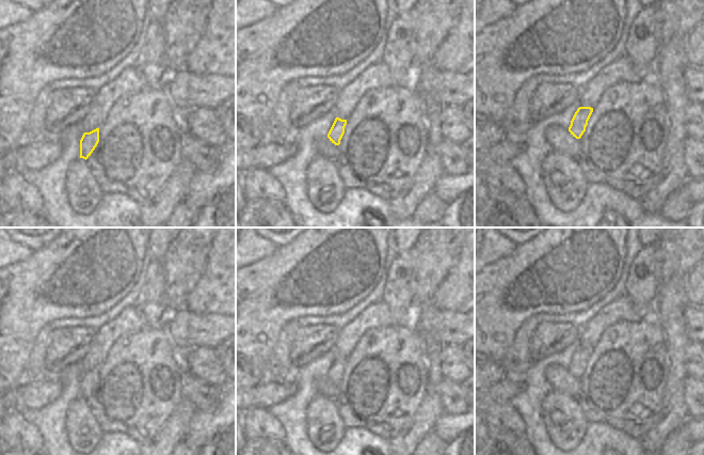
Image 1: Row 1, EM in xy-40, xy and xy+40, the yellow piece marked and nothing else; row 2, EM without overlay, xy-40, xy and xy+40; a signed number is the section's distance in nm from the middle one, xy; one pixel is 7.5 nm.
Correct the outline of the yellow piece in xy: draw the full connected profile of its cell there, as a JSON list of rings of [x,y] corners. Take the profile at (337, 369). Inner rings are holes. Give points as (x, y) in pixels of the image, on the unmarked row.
[[[336,357],[327,375],[322,376],[317,381],[317,390],[319,393],[322,393],[333,399],[336,399],[338,396],[338,385],[345,373],[345,366],[347,364],[347,359],[341,359]]]

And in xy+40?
[[[579,346],[569,367],[550,365],[545,371],[545,377],[551,388],[577,399],[581,392],[579,378],[586,371],[592,351],[593,347],[591,346]]]

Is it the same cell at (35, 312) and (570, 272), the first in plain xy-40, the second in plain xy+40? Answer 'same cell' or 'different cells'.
same cell

